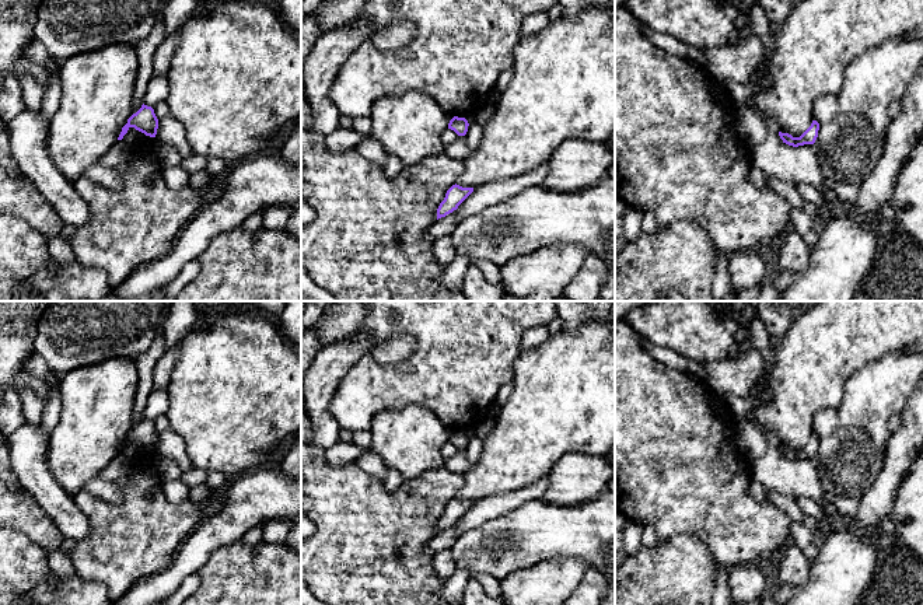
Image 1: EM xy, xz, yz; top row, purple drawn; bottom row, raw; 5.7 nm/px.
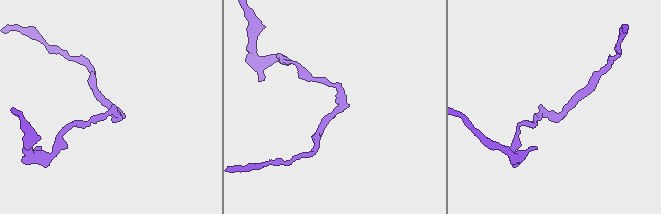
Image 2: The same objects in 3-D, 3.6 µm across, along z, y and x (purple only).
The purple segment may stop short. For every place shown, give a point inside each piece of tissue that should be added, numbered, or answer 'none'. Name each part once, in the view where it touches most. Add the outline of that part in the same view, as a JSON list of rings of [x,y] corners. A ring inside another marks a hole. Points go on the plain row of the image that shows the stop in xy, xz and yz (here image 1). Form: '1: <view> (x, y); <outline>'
none

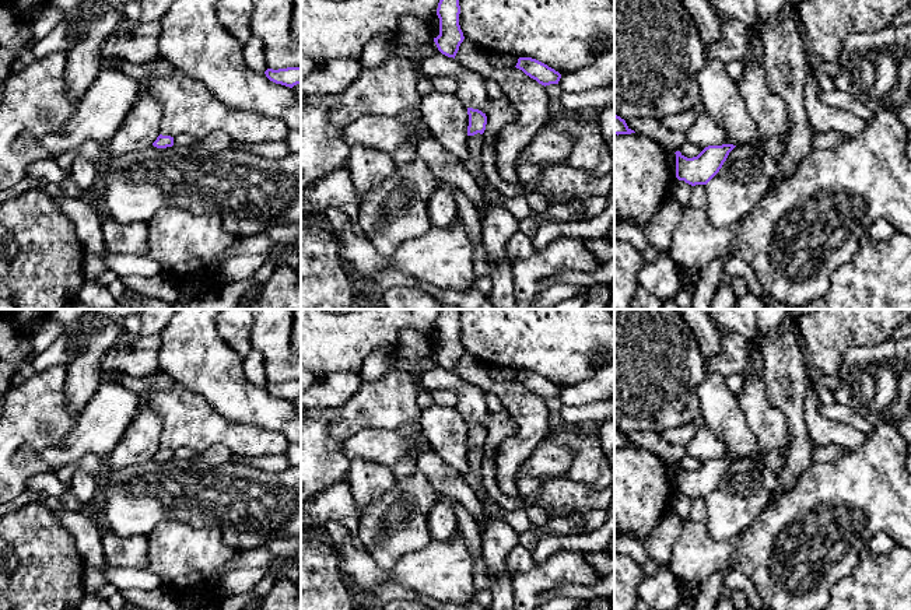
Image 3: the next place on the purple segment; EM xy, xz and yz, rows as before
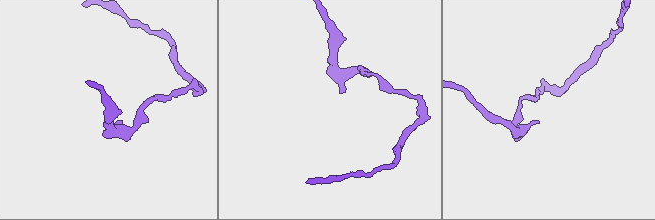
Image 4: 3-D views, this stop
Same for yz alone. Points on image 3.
none

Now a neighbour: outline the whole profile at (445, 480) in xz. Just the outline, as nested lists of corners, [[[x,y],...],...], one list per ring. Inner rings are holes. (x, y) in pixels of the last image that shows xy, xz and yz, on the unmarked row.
[[[423,446],[416,452],[416,463],[417,470],[428,478],[437,494],[458,501],[474,519],[488,515],[466,477],[451,467],[434,449]]]

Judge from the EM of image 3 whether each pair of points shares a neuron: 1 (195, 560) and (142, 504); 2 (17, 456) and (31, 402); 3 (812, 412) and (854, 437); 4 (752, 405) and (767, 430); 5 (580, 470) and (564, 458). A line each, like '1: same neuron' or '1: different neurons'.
1: different neurons
2: same neuron
3: same neuron
4: same neuron
5: different neurons

